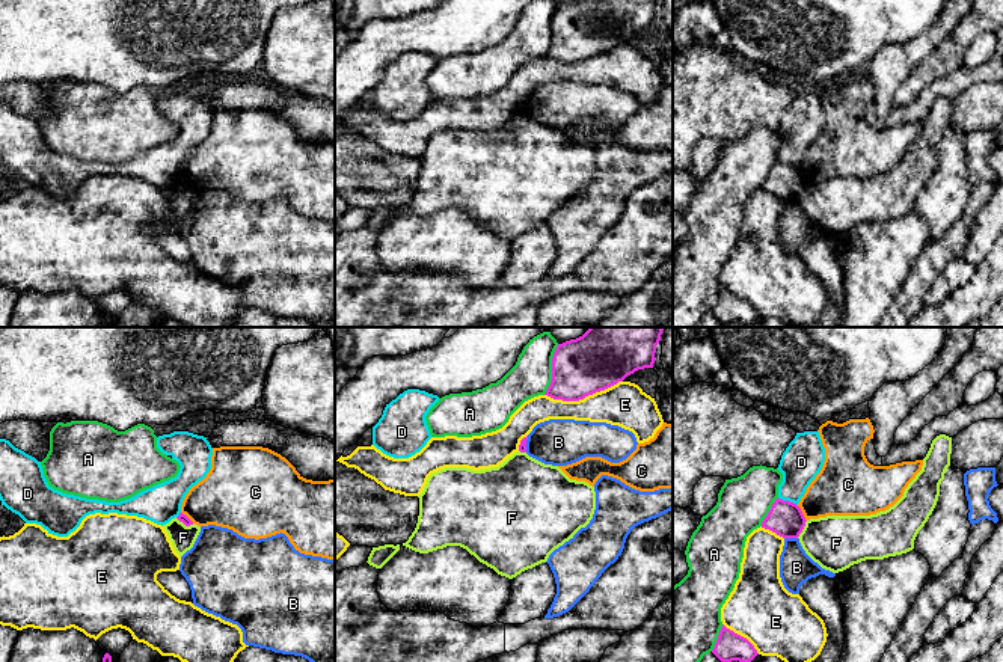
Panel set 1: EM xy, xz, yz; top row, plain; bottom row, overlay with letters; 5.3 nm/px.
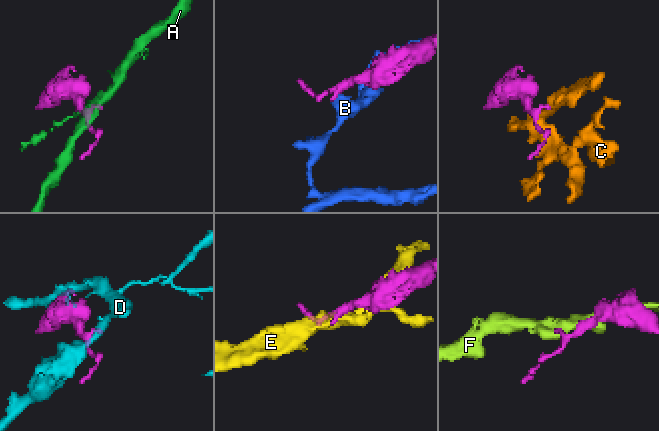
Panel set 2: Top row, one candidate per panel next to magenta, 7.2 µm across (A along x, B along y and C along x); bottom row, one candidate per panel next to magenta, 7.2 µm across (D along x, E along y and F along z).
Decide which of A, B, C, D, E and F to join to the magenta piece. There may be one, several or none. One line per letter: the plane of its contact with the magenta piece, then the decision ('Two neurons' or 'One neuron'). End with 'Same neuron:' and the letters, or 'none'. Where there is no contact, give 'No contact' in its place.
A: Touches magenta in xz. Two neurons
B: Touches magenta in yz. Two neurons
C: Touches magenta in yz. Two neurons
D: Touches magenta in yz. Two neurons
E: Touches magenta in xz. Two neurons
F: Touches magenta in yz. Two neurons
Same neuron: none

